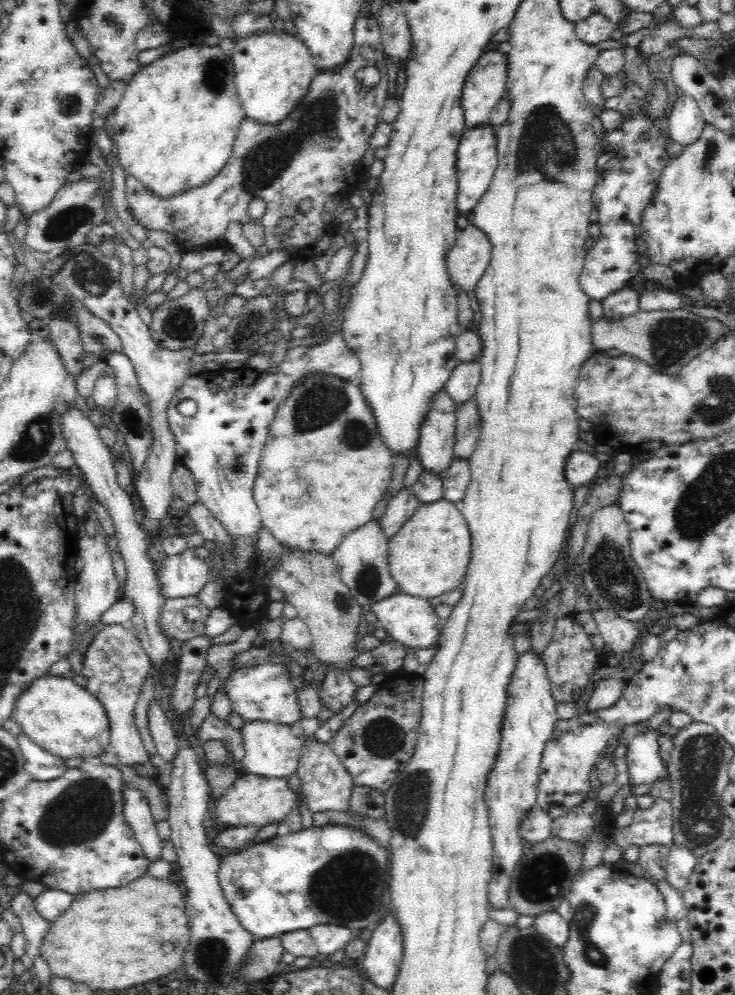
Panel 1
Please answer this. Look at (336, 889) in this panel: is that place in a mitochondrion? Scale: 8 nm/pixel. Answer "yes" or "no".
yes

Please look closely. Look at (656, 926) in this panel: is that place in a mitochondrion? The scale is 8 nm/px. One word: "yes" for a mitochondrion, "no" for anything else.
no

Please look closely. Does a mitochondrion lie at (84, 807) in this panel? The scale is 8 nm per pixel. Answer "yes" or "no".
yes

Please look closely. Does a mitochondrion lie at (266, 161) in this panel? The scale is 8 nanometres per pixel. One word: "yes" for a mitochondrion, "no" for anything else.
yes

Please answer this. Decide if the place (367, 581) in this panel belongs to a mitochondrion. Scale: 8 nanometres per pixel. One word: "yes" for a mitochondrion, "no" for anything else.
yes

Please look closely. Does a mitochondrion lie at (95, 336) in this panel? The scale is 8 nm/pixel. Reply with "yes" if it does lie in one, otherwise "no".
yes

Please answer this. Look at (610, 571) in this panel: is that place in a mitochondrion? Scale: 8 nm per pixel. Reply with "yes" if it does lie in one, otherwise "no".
yes

